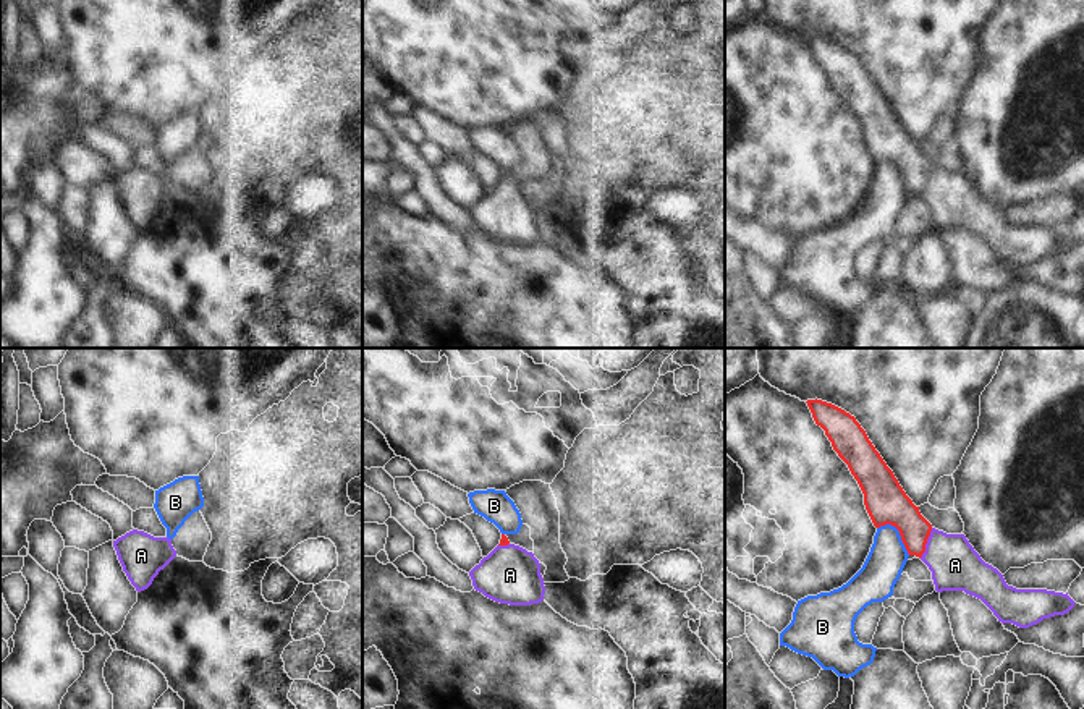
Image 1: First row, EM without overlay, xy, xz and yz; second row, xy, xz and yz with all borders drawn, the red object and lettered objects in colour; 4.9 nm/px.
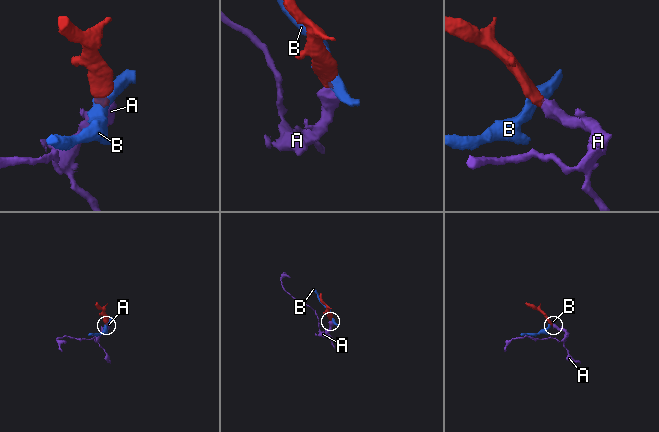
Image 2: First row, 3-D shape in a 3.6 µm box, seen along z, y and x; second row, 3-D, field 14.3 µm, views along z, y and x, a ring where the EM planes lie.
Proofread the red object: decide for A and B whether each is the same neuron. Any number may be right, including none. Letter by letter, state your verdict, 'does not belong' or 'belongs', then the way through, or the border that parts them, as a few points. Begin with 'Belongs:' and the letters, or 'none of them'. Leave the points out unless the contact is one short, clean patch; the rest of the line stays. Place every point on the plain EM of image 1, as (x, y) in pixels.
Belongs: A
A: belongs
B: does not belong

